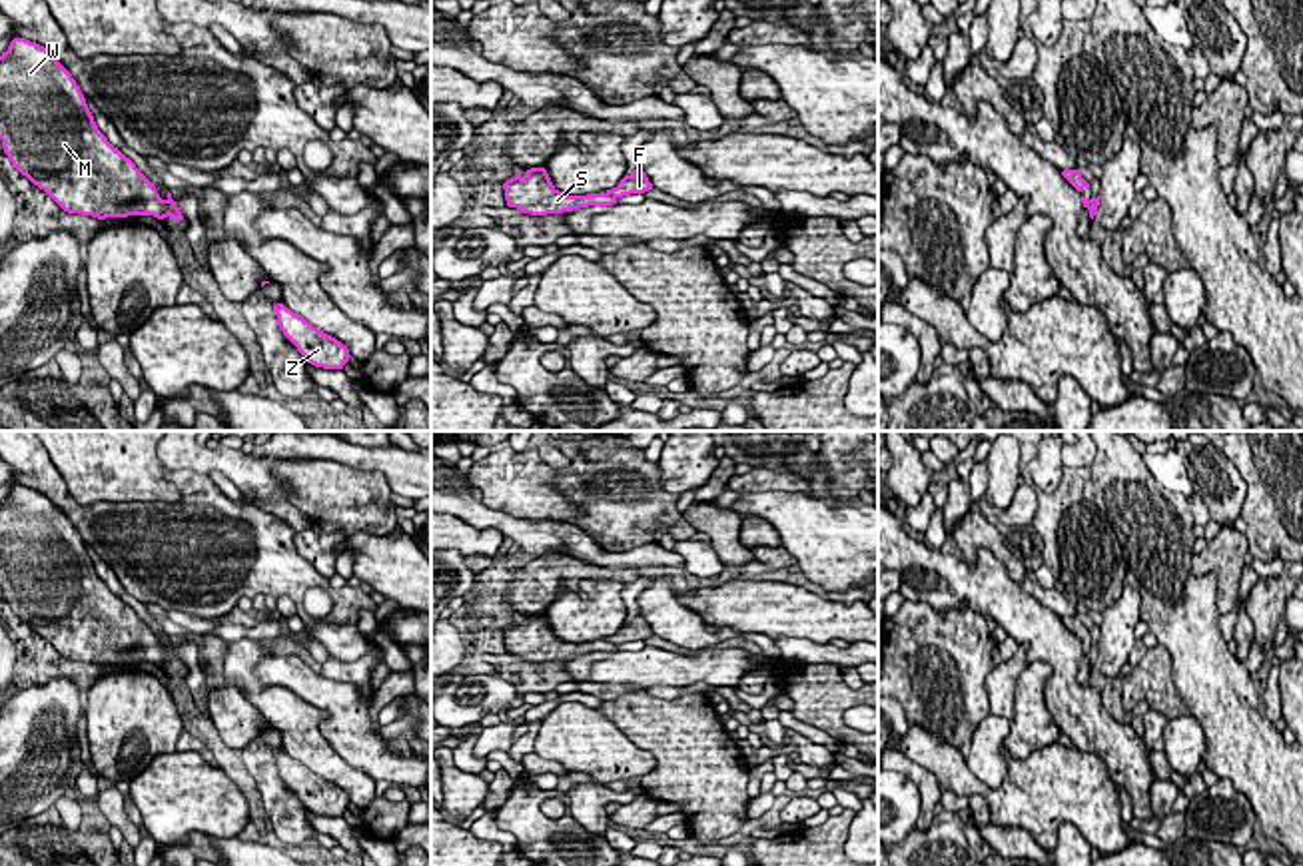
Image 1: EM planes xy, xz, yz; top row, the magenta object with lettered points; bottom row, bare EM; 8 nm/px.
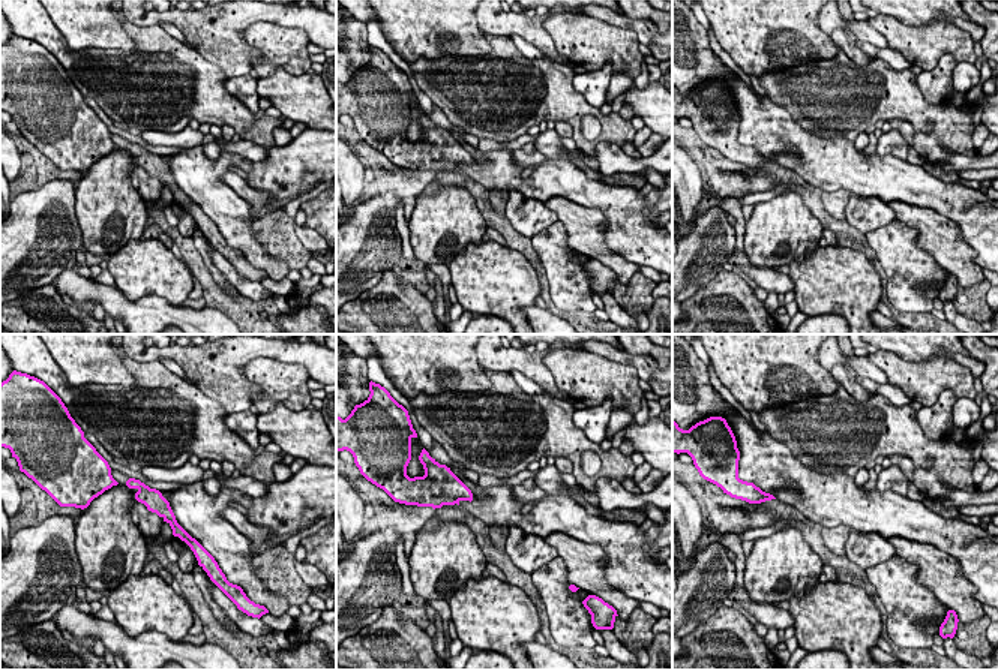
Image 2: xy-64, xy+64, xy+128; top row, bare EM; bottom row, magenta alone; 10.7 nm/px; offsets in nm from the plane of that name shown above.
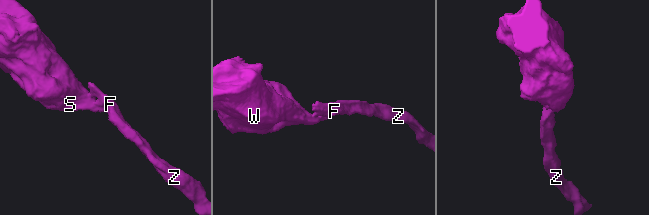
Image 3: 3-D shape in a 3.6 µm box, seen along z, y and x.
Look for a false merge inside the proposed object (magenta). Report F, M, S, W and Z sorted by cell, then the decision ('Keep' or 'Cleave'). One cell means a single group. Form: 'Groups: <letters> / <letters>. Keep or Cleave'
Groups: F Z / M S W. Cleave

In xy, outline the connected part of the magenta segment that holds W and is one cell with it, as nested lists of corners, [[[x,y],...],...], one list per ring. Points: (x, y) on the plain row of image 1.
[[[26,485],[0,503],[0,587],[12,613],[68,660],[184,666],[98,577],[72,521]]]

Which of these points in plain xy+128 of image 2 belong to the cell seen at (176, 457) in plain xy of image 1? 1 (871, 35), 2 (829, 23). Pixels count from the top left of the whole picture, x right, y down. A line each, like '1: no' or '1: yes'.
1: yes
2: yes

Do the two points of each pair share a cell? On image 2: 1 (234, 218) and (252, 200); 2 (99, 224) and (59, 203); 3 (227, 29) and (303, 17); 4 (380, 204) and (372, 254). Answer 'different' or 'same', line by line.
1: different
2: different
3: same
4: same

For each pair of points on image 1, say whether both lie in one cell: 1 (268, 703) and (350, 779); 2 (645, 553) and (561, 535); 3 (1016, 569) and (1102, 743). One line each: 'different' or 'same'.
1: same
2: same
3: different

